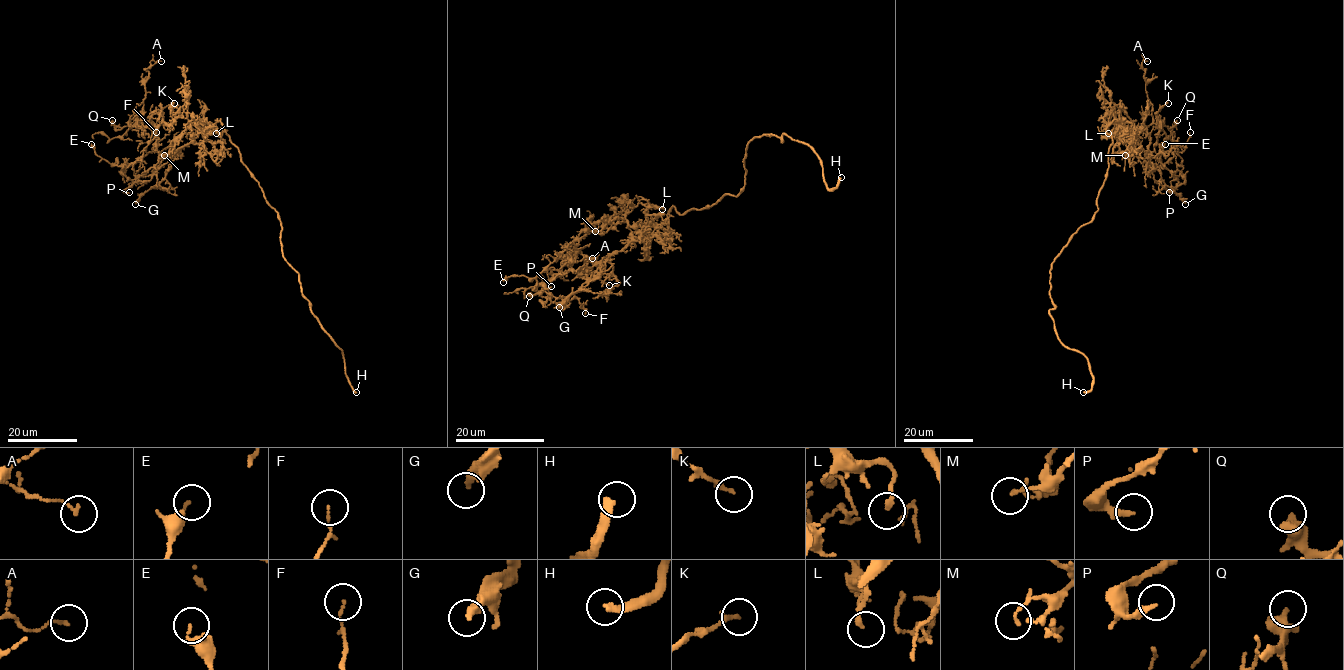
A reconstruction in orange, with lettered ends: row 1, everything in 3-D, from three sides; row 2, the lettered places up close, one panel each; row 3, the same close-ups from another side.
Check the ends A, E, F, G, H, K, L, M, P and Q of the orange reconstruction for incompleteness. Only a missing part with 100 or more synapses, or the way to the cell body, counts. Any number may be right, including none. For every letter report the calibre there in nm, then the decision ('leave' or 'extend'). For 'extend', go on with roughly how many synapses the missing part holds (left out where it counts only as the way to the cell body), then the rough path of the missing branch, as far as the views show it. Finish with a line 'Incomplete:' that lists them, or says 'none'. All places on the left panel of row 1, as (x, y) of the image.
A: 130 nm thick; leave
E: 150 nm thick; leave
F: 90 nm thick; leave
G: 280 nm thick; leave
H: 300 nm thick; extend
K: 200 nm thick; leave
L: 180 nm thick; leave
M: 140 nm thick; leave
P: 240 nm thick; leave
Q: 550 nm thick; leave
Incomplete: H

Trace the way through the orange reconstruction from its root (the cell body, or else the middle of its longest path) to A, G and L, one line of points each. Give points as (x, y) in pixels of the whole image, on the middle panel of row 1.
A: (713, 204), (683, 214), (673, 206), (659, 226), (597, 221), (562, 265), (577, 252), (592, 258)
G: (713, 204), (683, 214), (673, 206), (655, 233), (615, 251), (603, 262), (599, 274), (559, 307)
L: (713, 204), (683, 214), (673, 206), (659, 226), (631, 226), (625, 219), (639, 203), (662, 209)

